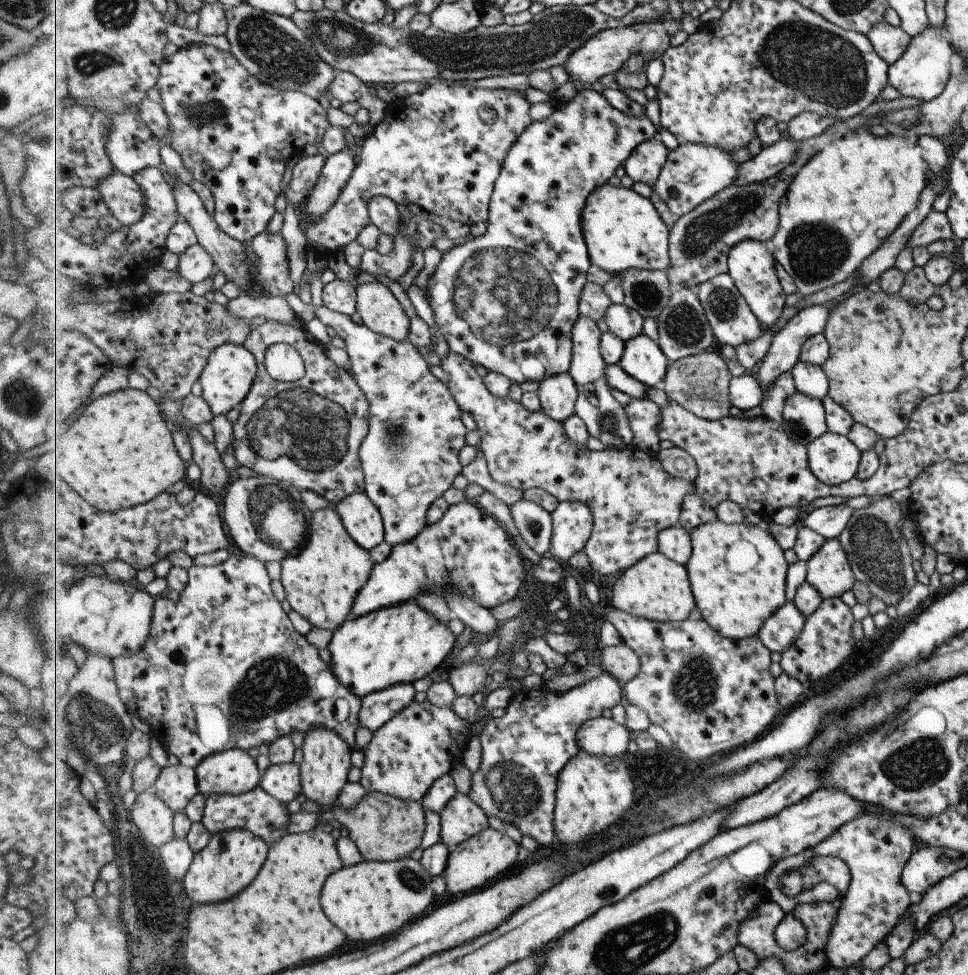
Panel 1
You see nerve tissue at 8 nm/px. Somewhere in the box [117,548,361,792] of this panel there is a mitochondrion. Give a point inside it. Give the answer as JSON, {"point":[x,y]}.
{"point":[274,685]}

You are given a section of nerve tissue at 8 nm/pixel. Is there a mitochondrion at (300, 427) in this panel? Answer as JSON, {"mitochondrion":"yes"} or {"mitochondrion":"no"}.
{"mitochondrion":"yes"}

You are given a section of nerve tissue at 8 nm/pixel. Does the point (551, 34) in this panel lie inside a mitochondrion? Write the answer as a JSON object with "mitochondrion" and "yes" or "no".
{"mitochondrion":"yes"}

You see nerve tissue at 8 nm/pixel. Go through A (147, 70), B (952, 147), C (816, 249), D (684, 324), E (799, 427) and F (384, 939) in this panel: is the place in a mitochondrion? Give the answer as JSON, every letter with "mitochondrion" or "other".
{"A":"other","B":"other","C":"mitochondrion","D":"mitochondrion","E":"mitochondrion","F":"other"}

